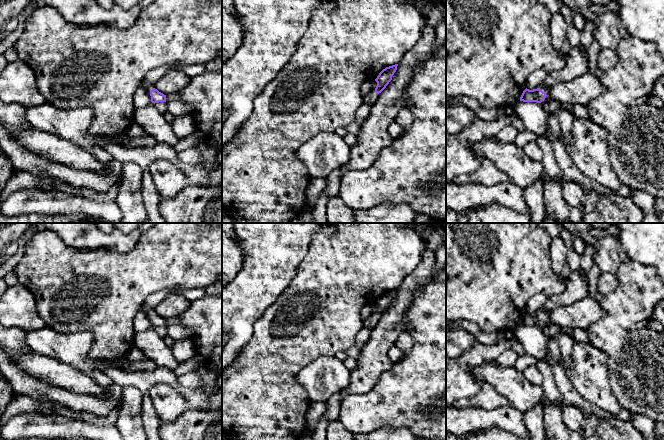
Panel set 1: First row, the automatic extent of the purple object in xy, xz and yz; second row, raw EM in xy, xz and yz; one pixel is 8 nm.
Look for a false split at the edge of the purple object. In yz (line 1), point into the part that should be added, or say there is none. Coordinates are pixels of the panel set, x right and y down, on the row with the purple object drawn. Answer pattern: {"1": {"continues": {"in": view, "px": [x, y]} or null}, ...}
{"1": {"continues": {"in": "yz", "px": [577, 60]}}}

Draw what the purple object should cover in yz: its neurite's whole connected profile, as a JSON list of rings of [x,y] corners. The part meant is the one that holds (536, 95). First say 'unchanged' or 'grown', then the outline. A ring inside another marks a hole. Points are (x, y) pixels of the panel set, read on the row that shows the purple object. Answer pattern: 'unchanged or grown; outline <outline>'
grown; outline [[[579,45],[571,48],[566,55],[565,66],[558,70],[548,73],[548,76],[542,81],[537,89],[525,89],[520,97],[523,102],[541,103],[546,98],[546,90],[557,84],[572,81],[589,70],[588,52],[584,51]]]

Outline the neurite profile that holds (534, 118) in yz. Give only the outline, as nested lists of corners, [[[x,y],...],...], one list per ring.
[[[520,101],[514,106],[514,114],[526,130],[534,132],[537,137],[544,137],[549,126],[549,115],[540,103]]]

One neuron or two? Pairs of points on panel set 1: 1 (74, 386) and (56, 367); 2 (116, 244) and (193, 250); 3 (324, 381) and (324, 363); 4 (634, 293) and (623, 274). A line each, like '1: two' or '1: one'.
1: one
2: two
3: one
4: one

